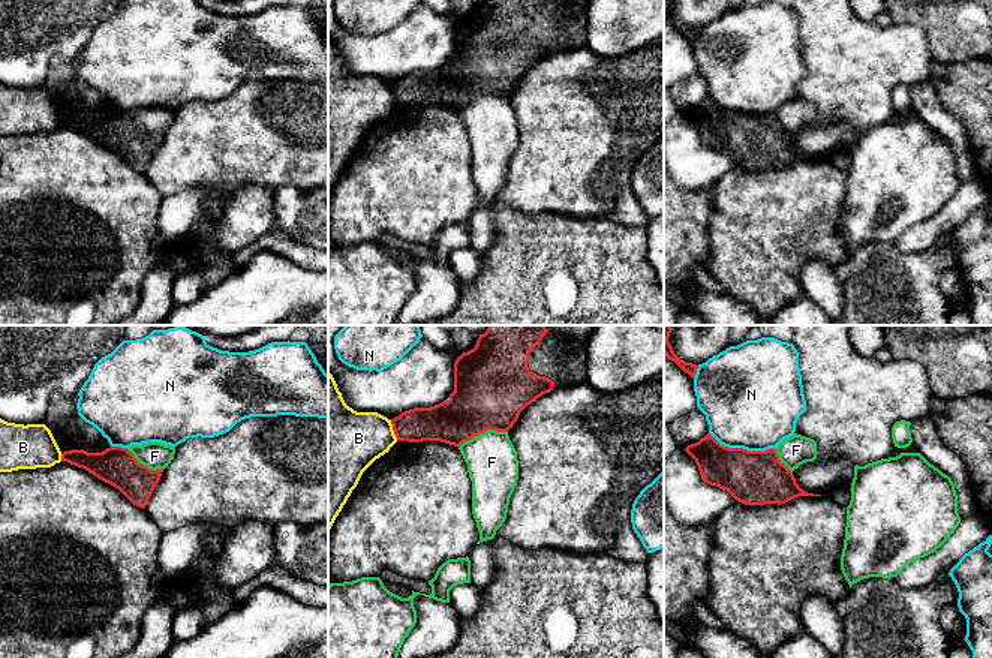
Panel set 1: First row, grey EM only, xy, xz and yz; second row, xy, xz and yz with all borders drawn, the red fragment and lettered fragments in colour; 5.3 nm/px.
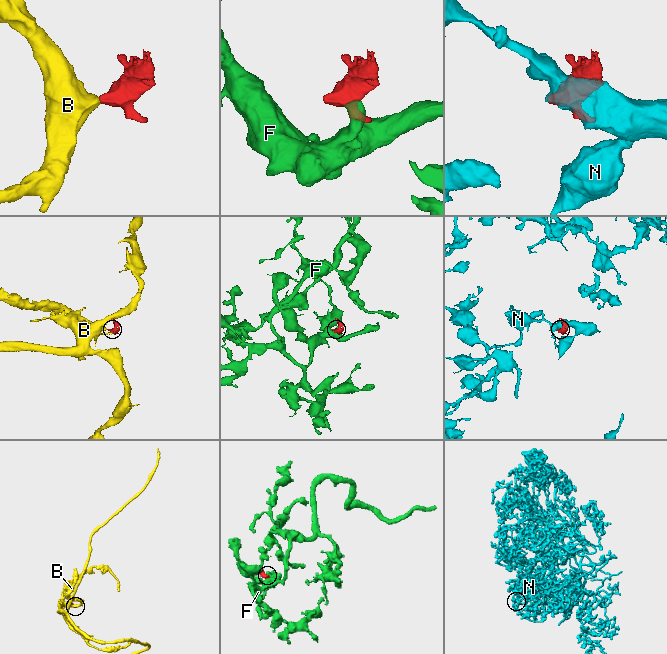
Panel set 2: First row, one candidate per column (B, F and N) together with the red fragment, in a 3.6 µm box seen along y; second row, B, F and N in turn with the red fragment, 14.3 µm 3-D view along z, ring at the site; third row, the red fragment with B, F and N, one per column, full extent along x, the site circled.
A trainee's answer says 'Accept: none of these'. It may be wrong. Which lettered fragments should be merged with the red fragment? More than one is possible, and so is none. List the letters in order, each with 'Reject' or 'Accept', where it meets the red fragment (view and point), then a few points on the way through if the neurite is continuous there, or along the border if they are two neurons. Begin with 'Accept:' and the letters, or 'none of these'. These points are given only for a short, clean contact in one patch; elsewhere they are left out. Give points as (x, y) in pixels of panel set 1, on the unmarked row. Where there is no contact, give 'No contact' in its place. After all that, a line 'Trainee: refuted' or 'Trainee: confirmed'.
Accept: none of these
B: Reject. Touches red at xz (393, 93). Boundary: xz (390, 84), (397, 104)
F: Reject. Touches red at xz (483, 96). Boundary: xz (507, 95), (484, 95), (459, 111)
N: Reject. Touches red at yz (742, 113)
Trainee: confirmed

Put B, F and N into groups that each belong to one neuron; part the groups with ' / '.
B / F / N

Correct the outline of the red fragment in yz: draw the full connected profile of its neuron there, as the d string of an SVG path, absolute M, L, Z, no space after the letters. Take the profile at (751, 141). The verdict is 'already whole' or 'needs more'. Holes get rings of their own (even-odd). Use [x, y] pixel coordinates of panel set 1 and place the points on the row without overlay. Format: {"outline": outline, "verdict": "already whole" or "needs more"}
{"outline": "M707 97L685 115L695 124L704 147L727 154L745 169L781 169L799 160L821 160L799 151L775 112L728 112Z", "verdict": "already whole"}

